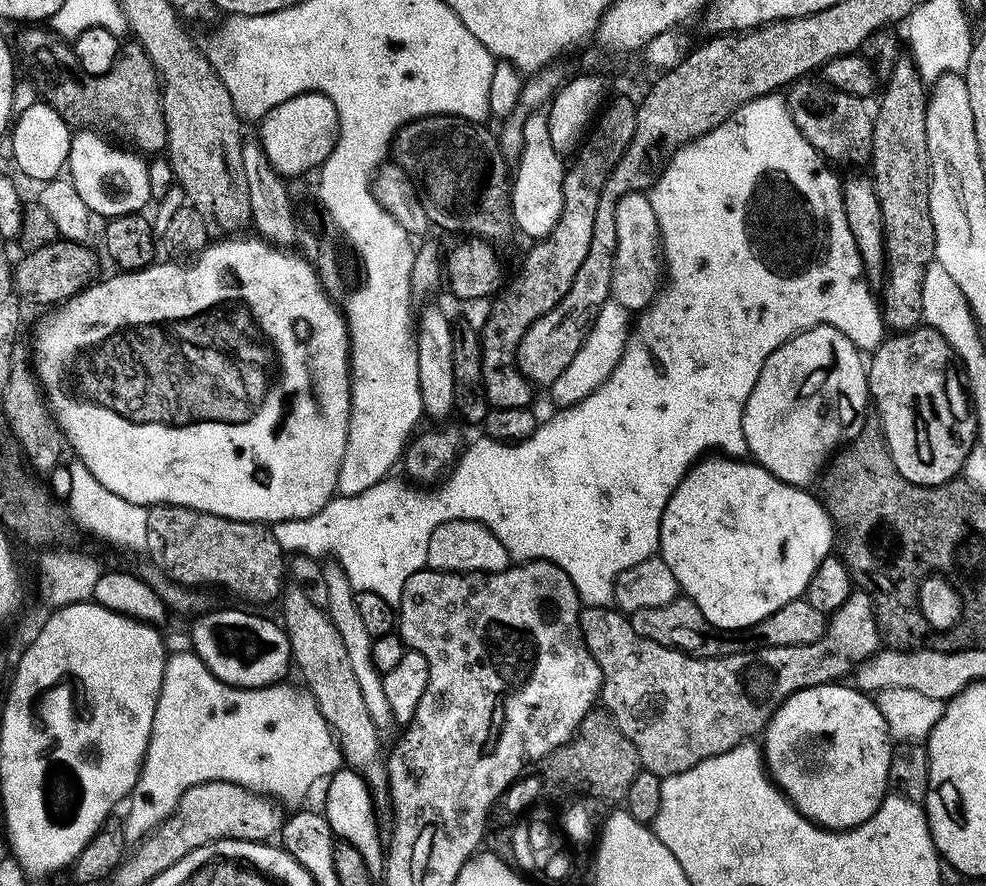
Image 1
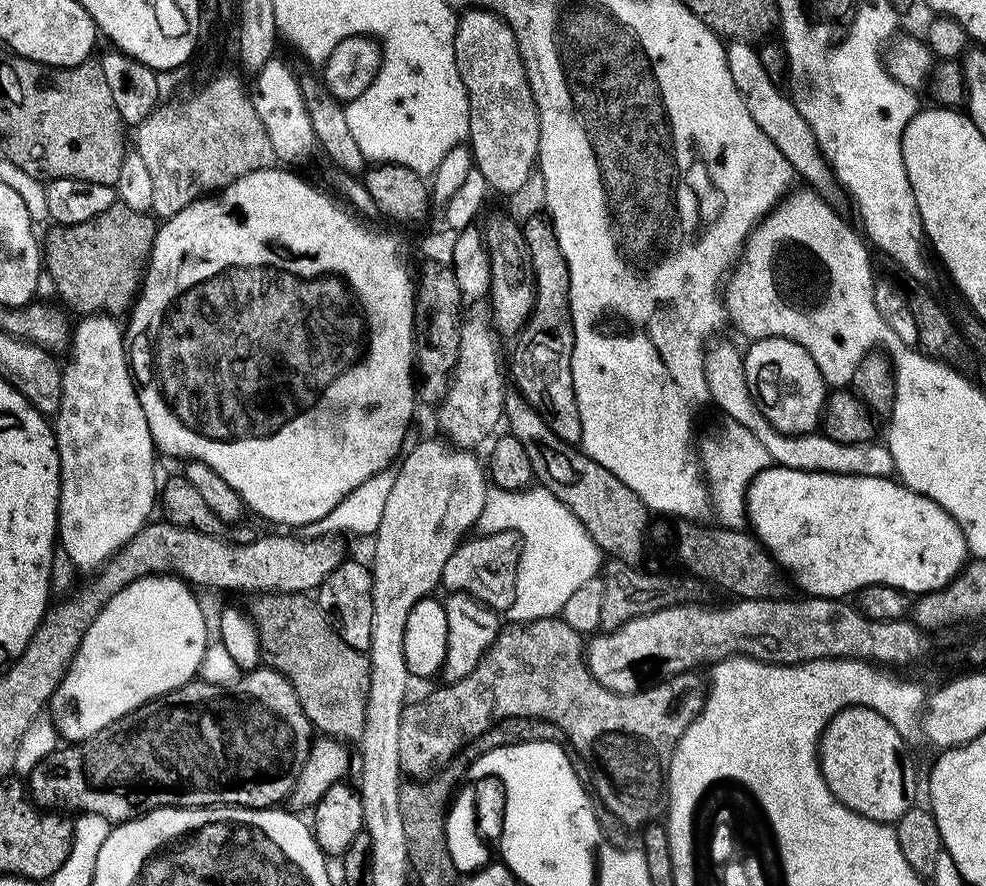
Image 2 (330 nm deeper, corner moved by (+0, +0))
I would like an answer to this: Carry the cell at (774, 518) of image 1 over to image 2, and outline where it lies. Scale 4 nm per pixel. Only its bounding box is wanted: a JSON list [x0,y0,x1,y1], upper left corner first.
[748,466,969,598]

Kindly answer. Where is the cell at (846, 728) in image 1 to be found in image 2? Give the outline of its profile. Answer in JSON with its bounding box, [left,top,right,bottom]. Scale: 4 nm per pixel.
[818,708,916,825]

